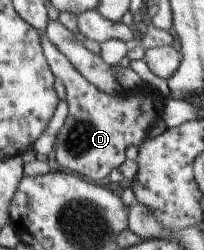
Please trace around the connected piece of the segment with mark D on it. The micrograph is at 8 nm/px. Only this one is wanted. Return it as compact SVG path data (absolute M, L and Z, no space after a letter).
M38 31L38 36L40 36L40 46L42 46L42 52L50 72L60 77L65 88L67 116L57 132L57 145L54 147L55 155L52 157L52 161L56 162L64 170L70 170L70 172L75 172L77 175L86 176L92 182L100 182L100 180L106 178L112 168L118 168L124 162L124 152L128 146L140 144L140 140L143 139L144 127L148 127L149 130L150 126L158 120L157 103L153 99L146 98L142 106L139 106L138 102L135 103L130 97L125 95L126 92L116 92L114 96L100 92L96 86L90 84L72 68L70 62L50 44L43 32Z

